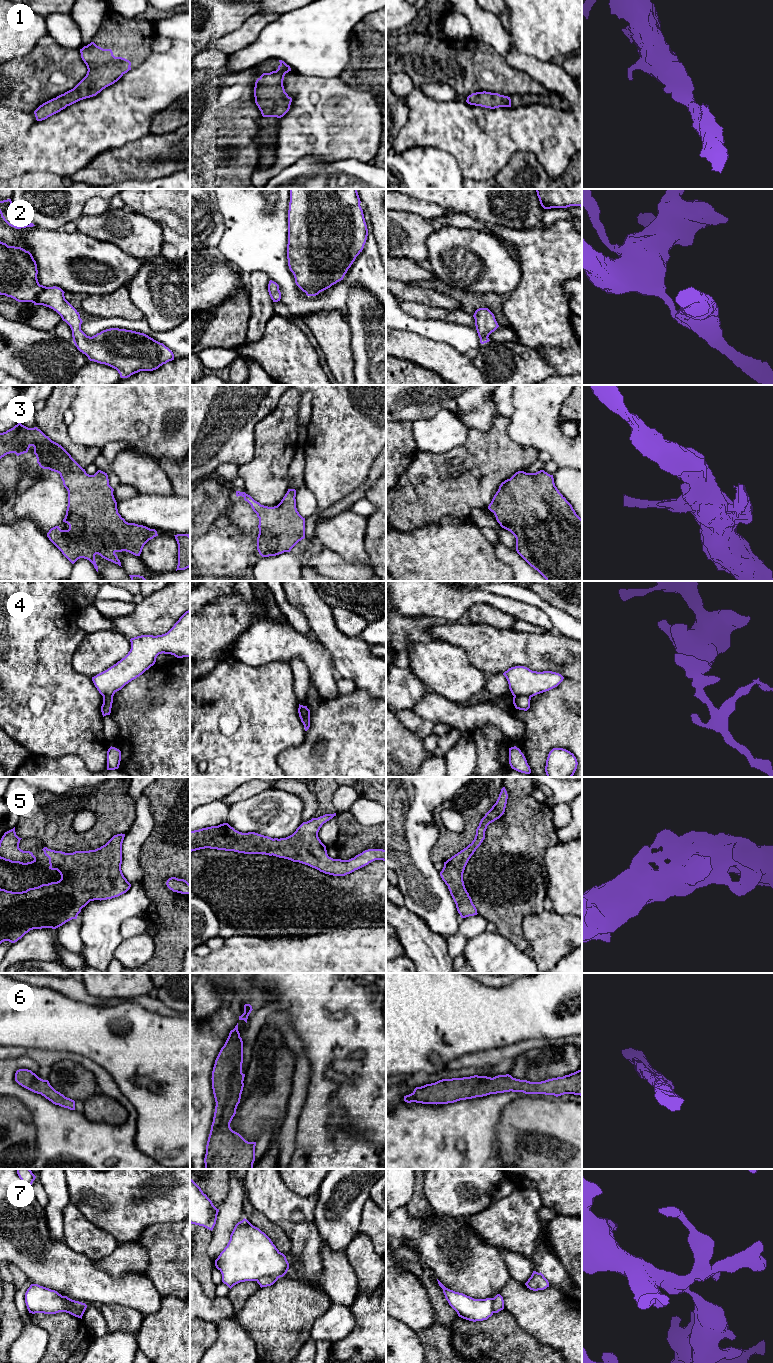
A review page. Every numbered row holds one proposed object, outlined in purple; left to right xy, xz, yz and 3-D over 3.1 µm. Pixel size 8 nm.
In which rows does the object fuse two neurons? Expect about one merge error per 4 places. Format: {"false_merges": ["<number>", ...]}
{"false_merges": ["4", "7"]}

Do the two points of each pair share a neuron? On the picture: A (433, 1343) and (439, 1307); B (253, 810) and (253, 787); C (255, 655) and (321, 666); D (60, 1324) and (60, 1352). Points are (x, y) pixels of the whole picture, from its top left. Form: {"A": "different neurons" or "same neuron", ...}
{"A": "same neuron", "B": "different neurons", "C": "same neuron", "D": "same neuron"}

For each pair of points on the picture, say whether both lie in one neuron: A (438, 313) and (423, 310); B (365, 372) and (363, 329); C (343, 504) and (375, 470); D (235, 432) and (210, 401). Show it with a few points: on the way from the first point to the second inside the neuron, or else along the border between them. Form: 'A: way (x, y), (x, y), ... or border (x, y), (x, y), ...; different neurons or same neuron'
A: way (434, 313), (427, 312); same neuron
B: way (365, 361), (365, 340); same neuron
C: way (352, 498), (370, 479); same neuron
D: way (227, 424), (212, 409); same neuron

